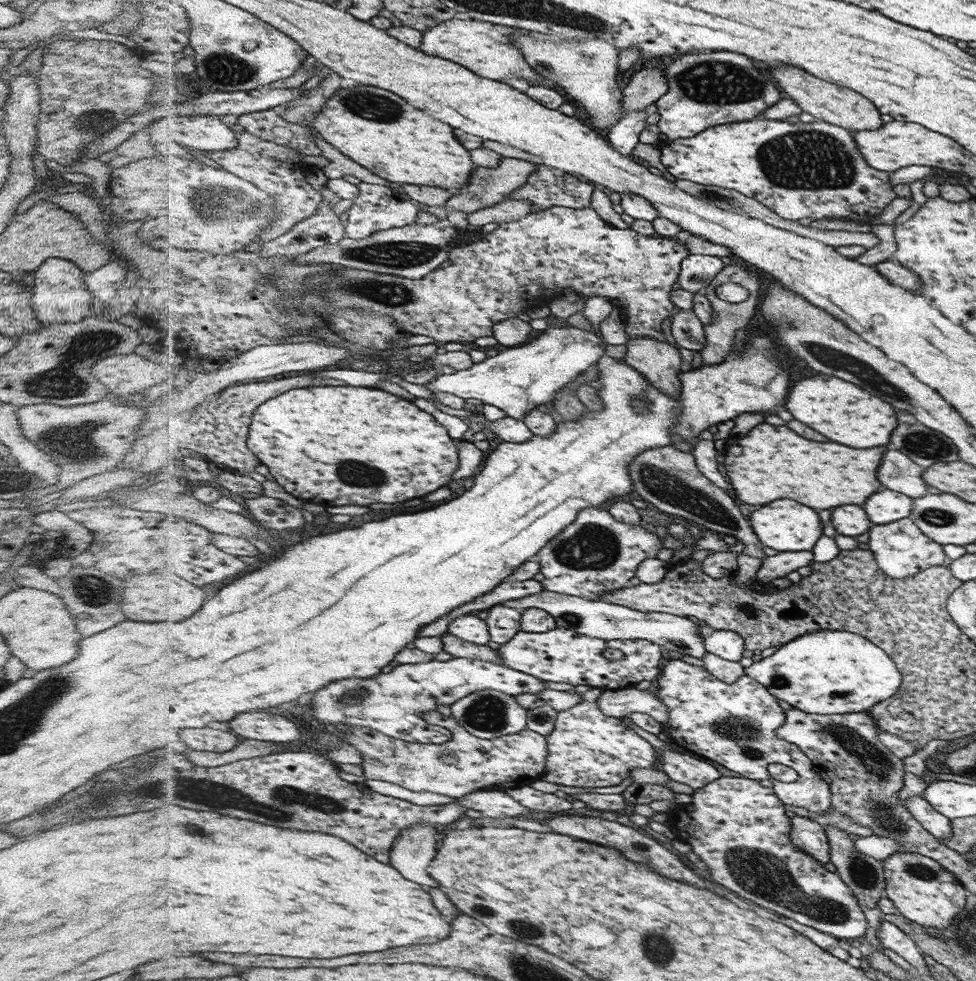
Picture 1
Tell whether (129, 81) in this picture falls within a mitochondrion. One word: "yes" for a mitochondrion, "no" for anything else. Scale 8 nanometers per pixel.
no

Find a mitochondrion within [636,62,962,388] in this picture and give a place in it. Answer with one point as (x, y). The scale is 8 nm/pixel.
(806, 160)

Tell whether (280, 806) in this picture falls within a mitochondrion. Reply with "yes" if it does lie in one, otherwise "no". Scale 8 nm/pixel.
yes

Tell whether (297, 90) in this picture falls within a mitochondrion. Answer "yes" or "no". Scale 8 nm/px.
no

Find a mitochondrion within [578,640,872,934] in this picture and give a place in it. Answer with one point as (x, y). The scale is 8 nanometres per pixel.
(763, 875)

